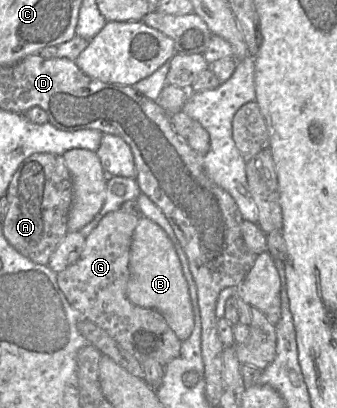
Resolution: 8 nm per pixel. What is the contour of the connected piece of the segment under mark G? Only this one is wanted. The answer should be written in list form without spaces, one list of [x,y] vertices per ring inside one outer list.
[[[120,209],[105,214],[85,237],[84,248],[78,260],[57,273],[57,282],[73,308],[104,329],[140,363],[154,359],[165,367],[179,356],[182,341],[161,313],[135,305],[126,296],[130,277],[130,247],[138,217]]]

